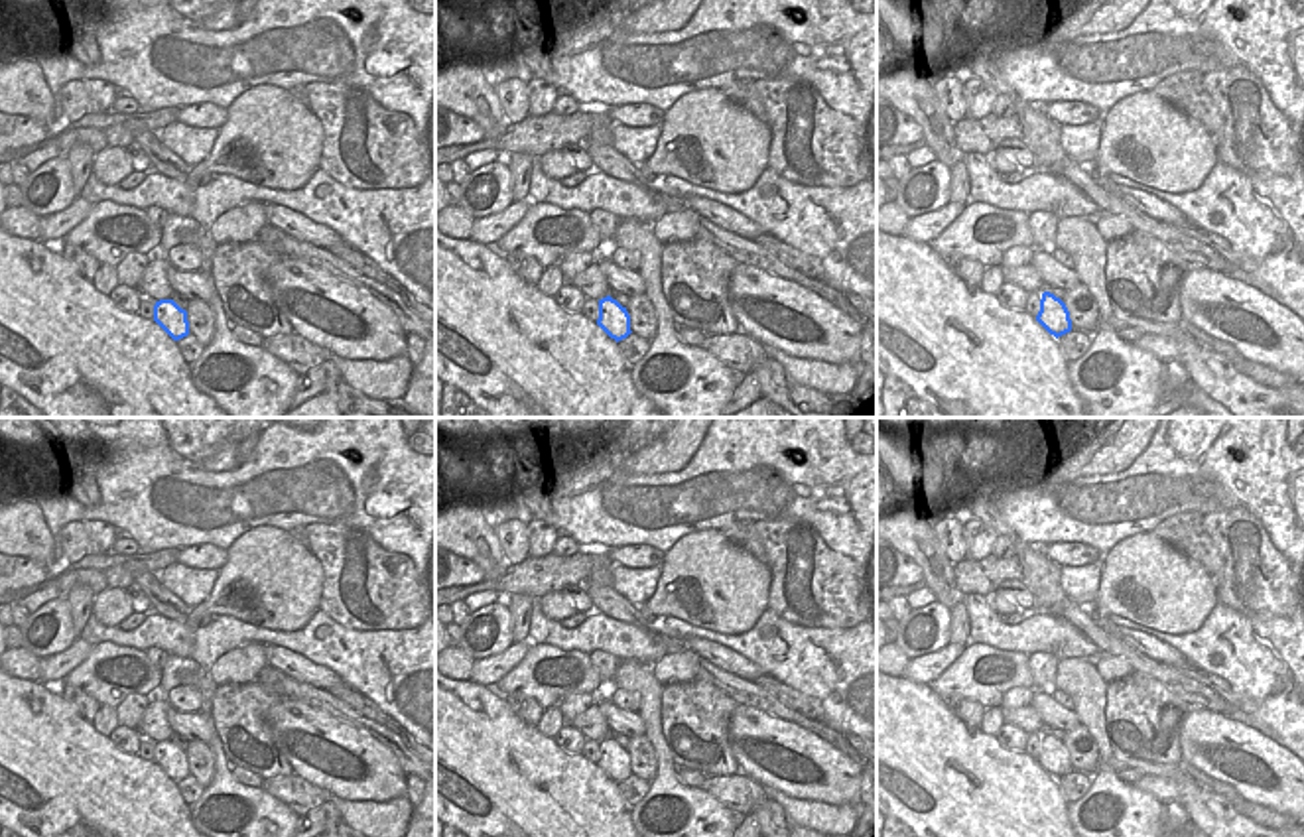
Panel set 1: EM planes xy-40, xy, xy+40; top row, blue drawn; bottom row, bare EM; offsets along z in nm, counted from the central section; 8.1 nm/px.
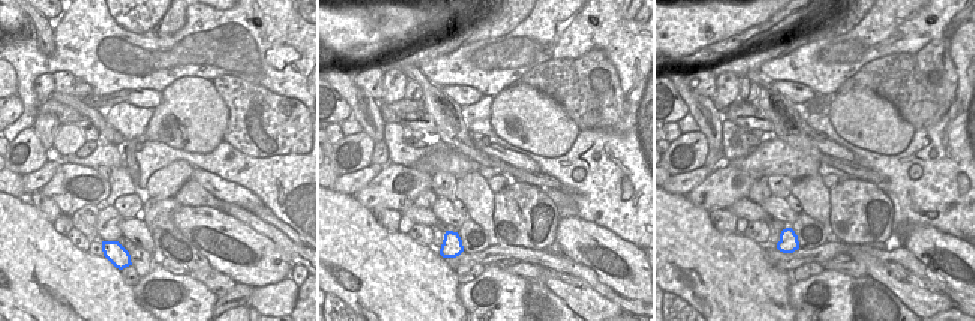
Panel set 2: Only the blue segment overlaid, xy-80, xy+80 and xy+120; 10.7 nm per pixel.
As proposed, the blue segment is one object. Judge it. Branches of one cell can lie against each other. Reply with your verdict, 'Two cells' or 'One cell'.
One cell.

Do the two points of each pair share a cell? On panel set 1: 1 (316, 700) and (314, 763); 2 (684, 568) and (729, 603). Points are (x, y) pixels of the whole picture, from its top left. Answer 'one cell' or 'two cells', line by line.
1: two cells
2: one cell

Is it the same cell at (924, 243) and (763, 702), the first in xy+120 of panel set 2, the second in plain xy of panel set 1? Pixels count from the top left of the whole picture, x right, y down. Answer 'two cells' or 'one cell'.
two cells

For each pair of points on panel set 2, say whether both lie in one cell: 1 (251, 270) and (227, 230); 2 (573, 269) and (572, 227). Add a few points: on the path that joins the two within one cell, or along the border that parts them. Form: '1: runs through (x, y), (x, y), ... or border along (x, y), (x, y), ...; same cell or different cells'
1: runs through (258, 258), (246, 243), (239, 240); same cell
2: border along (560, 252), (588, 266), (602, 282); different cells

